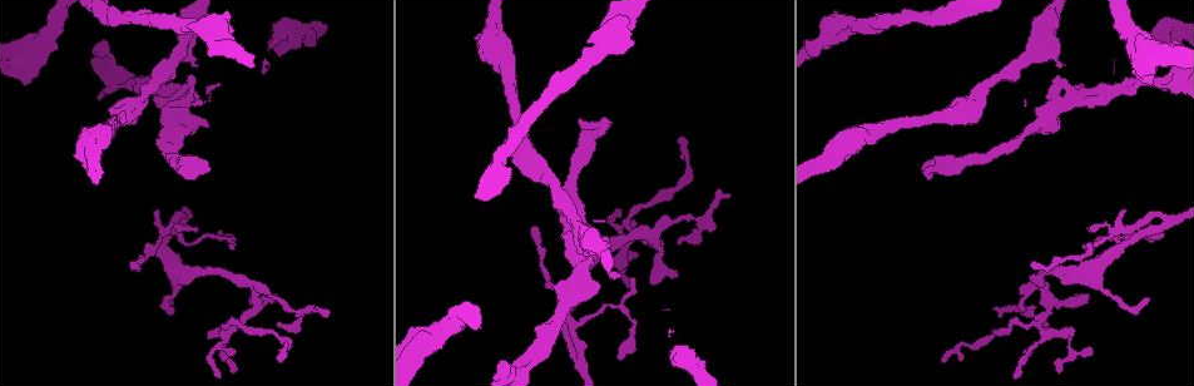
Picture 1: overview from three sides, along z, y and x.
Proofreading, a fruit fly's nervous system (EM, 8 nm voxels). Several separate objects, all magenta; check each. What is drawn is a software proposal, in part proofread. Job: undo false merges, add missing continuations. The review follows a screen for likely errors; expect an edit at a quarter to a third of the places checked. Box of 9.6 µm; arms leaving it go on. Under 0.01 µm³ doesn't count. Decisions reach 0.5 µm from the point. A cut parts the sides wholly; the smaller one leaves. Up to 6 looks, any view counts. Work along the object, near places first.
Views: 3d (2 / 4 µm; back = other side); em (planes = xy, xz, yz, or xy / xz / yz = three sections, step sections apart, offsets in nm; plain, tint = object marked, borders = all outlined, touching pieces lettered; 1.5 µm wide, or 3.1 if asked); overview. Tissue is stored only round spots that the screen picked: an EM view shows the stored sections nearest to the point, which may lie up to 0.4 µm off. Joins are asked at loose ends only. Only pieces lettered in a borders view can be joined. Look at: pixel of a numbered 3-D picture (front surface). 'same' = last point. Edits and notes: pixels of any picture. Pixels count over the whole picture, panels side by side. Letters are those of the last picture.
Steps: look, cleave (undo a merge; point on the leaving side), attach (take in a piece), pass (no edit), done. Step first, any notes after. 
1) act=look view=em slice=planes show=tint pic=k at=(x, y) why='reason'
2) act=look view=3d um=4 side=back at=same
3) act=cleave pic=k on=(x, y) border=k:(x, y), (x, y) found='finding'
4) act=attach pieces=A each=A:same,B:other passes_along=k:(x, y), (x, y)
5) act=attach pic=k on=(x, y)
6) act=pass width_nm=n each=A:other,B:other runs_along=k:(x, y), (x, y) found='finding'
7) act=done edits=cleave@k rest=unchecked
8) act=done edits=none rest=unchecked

act=look view=em slice=planes show=borders pic=1 at=(941, 360) why='an open end'

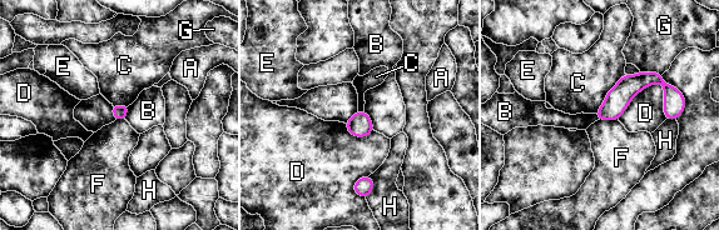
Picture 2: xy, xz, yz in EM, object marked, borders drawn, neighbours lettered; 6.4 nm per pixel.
act=pass width_nm=80 each=A:other,B:other,C:other,D:other,E:other,F:other,G:other,H:other runs_along=2:(675, 108), (662, 81), (644, 79), (600, 115) found='no lettered piece goes on from it'

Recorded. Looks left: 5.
act=look view=3d um=2 pic=1 at=(1071, 336)

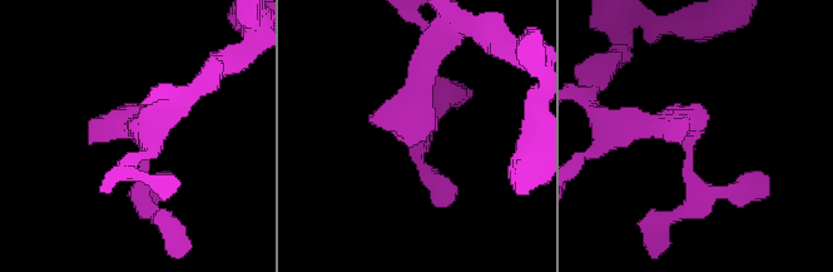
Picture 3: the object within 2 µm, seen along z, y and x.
act=look view=em slice=planes show=borders pic=3 at=(689, 135) why='shape alone is not enough'

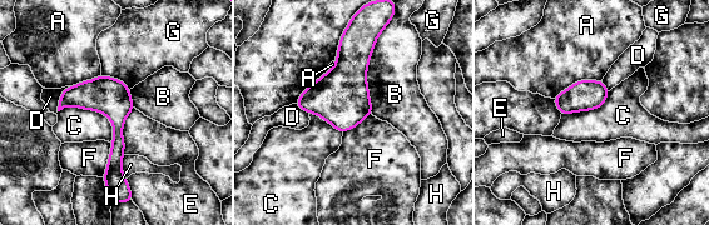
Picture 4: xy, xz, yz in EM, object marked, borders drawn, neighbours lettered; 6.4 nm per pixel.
act=pass width_nm=30 each=A:other,B:other,C:other,D:other,E:other,F:other,G:other,H:other runs_along=4:(100, 79), (117, 104), (119, 185) found='one neuron here'

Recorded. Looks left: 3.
act=look view=em slice=xz step=4 show=tint pic=1 at=(533, 111) why='narrows sharply'

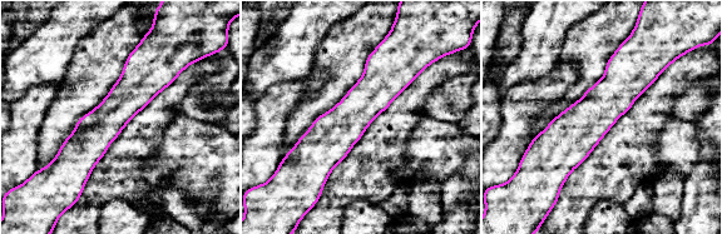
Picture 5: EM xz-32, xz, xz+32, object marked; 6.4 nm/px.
act=look view=em slice=planes show=borders at=same

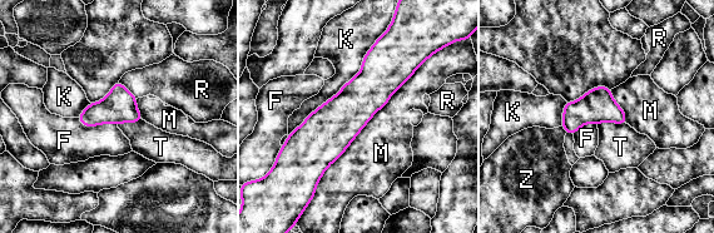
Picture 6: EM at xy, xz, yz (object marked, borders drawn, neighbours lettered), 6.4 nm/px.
act=pass each=F:other,K:other,M:other,R:other,T:other,Z:other runs_along=6:(372, 54), (307, 188) found='one neuron here'

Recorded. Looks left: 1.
act=done edits=none rest=unchecked

